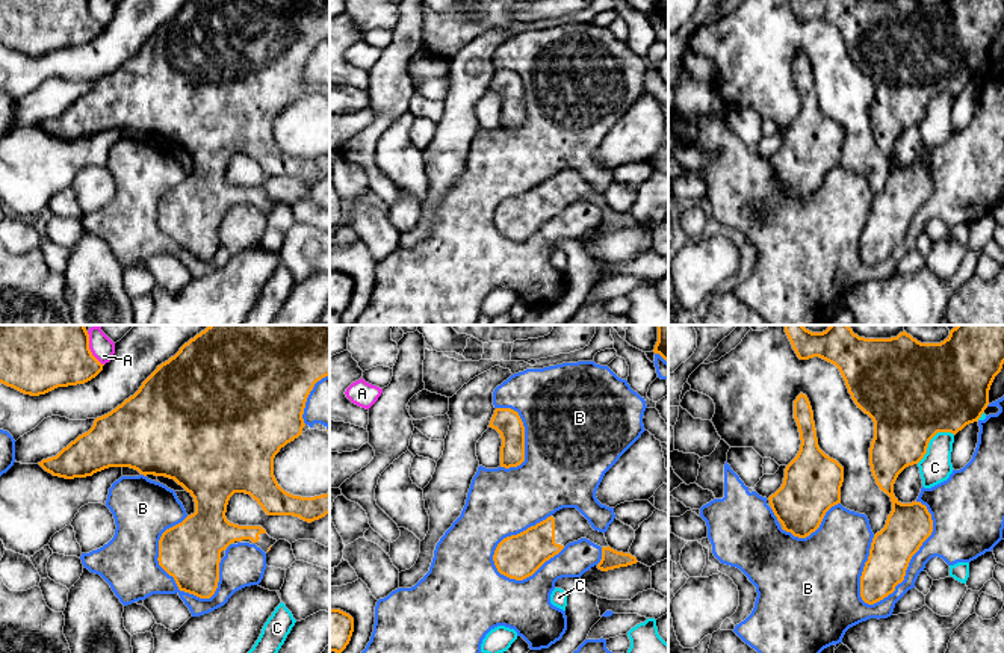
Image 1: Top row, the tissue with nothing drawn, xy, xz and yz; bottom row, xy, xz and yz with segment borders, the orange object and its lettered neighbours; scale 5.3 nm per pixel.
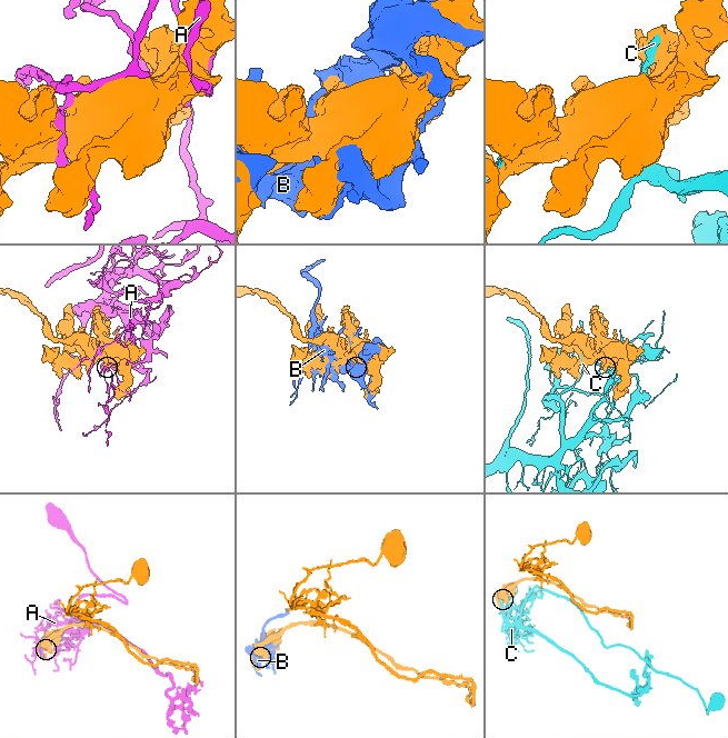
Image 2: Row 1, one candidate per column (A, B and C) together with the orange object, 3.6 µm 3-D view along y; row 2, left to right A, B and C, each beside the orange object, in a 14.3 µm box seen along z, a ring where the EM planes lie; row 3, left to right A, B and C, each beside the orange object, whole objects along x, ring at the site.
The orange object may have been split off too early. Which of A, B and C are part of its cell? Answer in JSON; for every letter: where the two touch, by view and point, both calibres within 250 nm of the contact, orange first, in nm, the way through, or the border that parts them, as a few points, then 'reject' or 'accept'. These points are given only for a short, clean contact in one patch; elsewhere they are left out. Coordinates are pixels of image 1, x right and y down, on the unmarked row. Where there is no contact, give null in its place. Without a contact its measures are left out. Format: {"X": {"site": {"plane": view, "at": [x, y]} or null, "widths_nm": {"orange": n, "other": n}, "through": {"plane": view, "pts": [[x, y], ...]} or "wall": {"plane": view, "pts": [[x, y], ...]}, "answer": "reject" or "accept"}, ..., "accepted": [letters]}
{"A": {"site": {"plane": "xy", "at": [91, 14]}, "widths_nm": {"orange": 280, "other": 120}, "answer": "reject"}, "B": {"site": {"plane": "yz", "at": [911, 219]}, "widths_nm": {"orange": 240, "other": 240}, "answer": "reject"}, "C": {"site": {"plane": "yz", "at": [930, 100]}, "widths_nm": {"orange": 480, "other": 170}, "answer": "reject"}, "accepted": []}

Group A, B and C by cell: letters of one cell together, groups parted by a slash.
A / B / C

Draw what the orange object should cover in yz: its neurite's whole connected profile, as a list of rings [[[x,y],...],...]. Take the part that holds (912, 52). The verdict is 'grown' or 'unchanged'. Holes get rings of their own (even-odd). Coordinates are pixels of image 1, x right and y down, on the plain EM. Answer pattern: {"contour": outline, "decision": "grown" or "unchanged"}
{"contour": [[[789,0],[800,21],[820,18],[835,26],[851,56],[851,60],[874,83],[874,100],[869,109],[869,127],[875,145],[892,163],[885,189],[872,200],[869,218],[860,237],[860,258],[874,266],[895,252],[904,242],[912,218],[933,193],[933,181],[921,163],[901,165],[894,156],[898,136],[918,125],[927,115],[930,101],[937,94],[957,95],[966,86],[978,83],[989,67],[989,51],[1004,26],[1004,0],[945,0],[940,5],[921,5],[916,0]]], "decision": "unchanged"}

